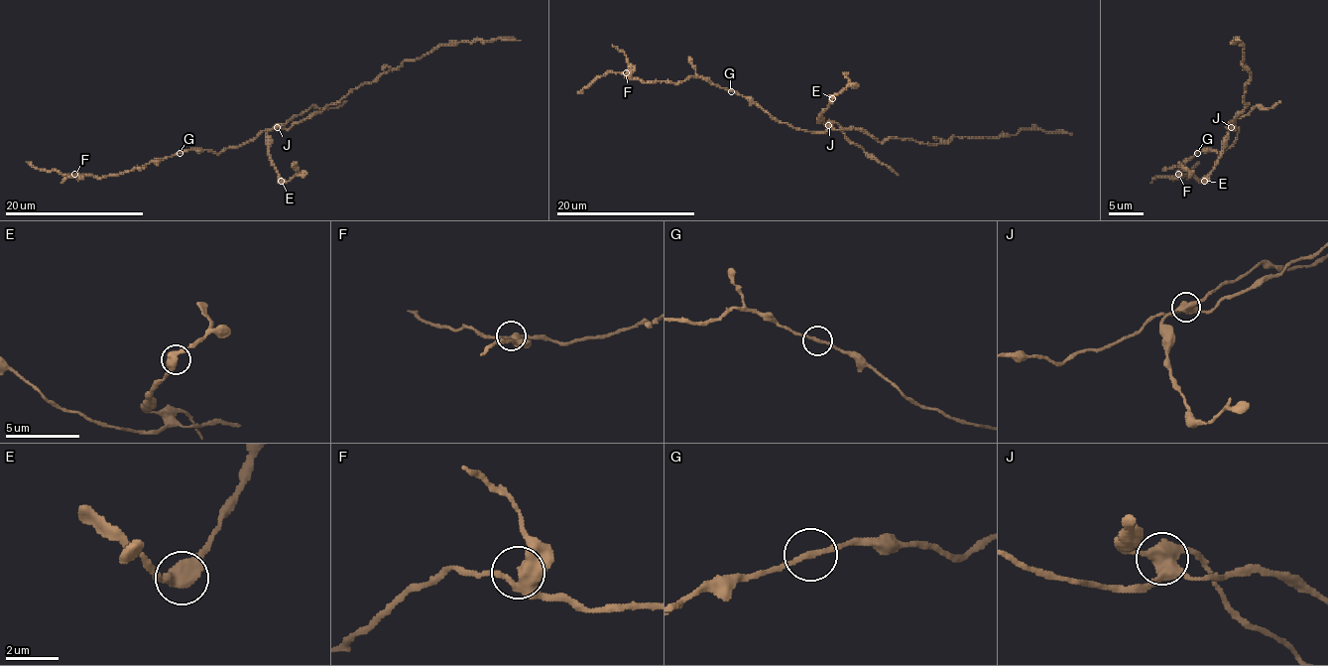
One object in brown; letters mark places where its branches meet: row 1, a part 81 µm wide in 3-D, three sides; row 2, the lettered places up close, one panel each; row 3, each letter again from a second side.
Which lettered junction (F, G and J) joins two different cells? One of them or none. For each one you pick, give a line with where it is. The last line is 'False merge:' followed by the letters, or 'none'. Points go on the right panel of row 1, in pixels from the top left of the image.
J: (1231, 127)
False merge: J

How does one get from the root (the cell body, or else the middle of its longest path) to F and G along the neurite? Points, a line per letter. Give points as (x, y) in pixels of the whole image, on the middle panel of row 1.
F: (820, 131), (779, 123), (744, 96), (700, 77), (645, 82), (626, 72)
G: (820, 131), (797, 130), (779, 123), (744, 96), (730, 91)

